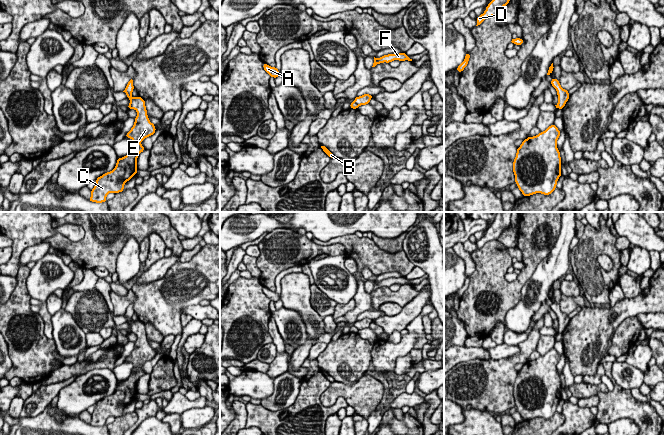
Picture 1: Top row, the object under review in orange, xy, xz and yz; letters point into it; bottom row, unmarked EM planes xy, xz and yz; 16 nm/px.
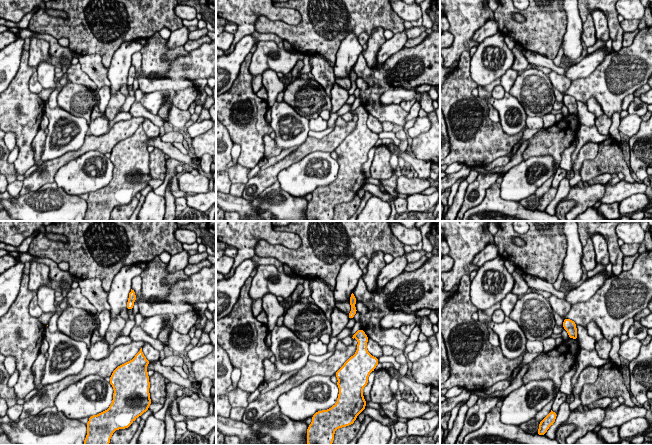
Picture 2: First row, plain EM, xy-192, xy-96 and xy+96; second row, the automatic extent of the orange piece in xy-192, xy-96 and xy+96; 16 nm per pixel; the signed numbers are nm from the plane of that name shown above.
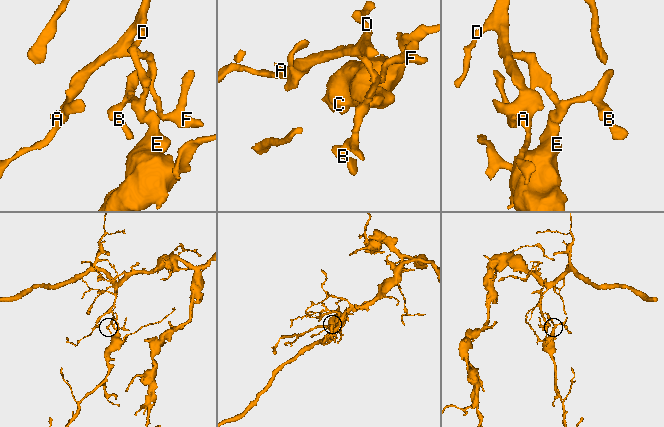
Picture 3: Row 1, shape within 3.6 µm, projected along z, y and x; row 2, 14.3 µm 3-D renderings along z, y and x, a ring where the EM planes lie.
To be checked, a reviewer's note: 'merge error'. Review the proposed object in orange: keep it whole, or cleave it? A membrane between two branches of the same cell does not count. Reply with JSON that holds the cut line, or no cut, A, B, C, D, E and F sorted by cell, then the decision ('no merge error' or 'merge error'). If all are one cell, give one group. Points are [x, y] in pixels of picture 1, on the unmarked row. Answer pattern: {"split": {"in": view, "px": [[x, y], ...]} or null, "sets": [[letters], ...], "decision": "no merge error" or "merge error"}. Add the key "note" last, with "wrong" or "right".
{"split": {"in": "xy", "px": [[132, 323], [130, 331]]}, "sets": [["A", "B", "D", "F"], ["C", "E"]], "decision": "merge error", "note": "right"}

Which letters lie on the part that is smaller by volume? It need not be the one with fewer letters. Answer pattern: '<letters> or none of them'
C, E

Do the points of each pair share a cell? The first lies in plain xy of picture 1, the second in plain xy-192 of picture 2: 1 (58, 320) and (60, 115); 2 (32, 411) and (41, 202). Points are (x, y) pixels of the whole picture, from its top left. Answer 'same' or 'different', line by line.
1: same
2: different

